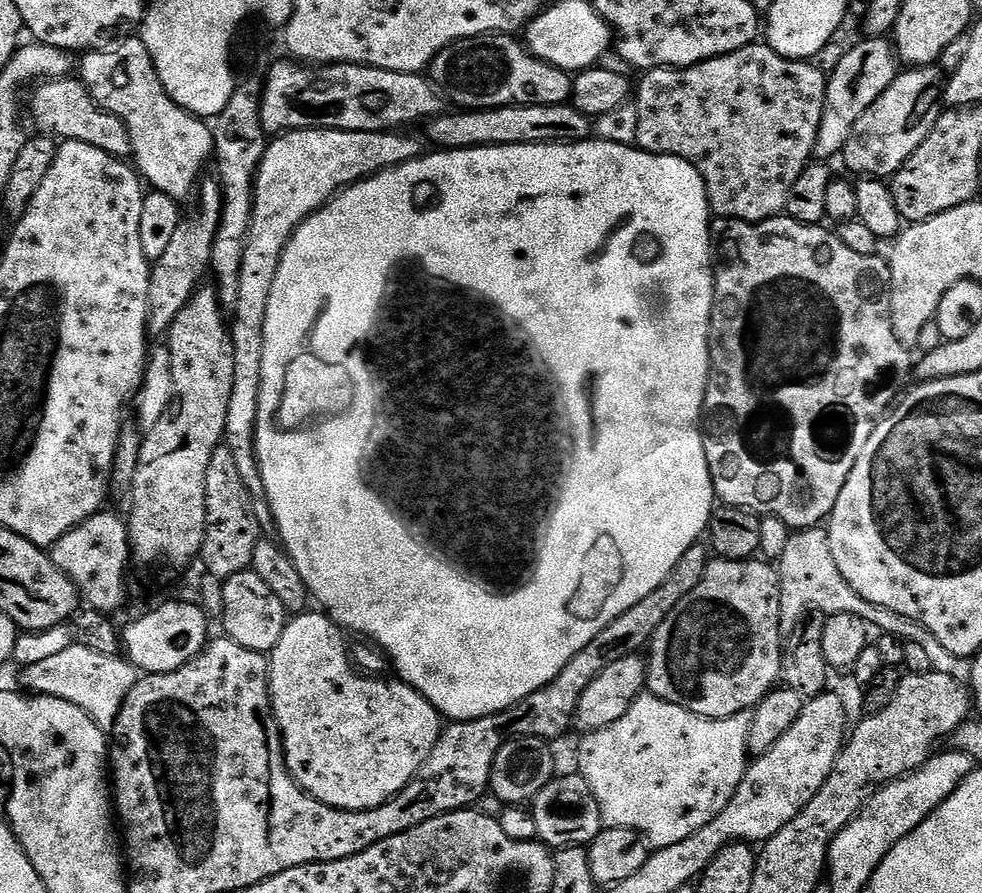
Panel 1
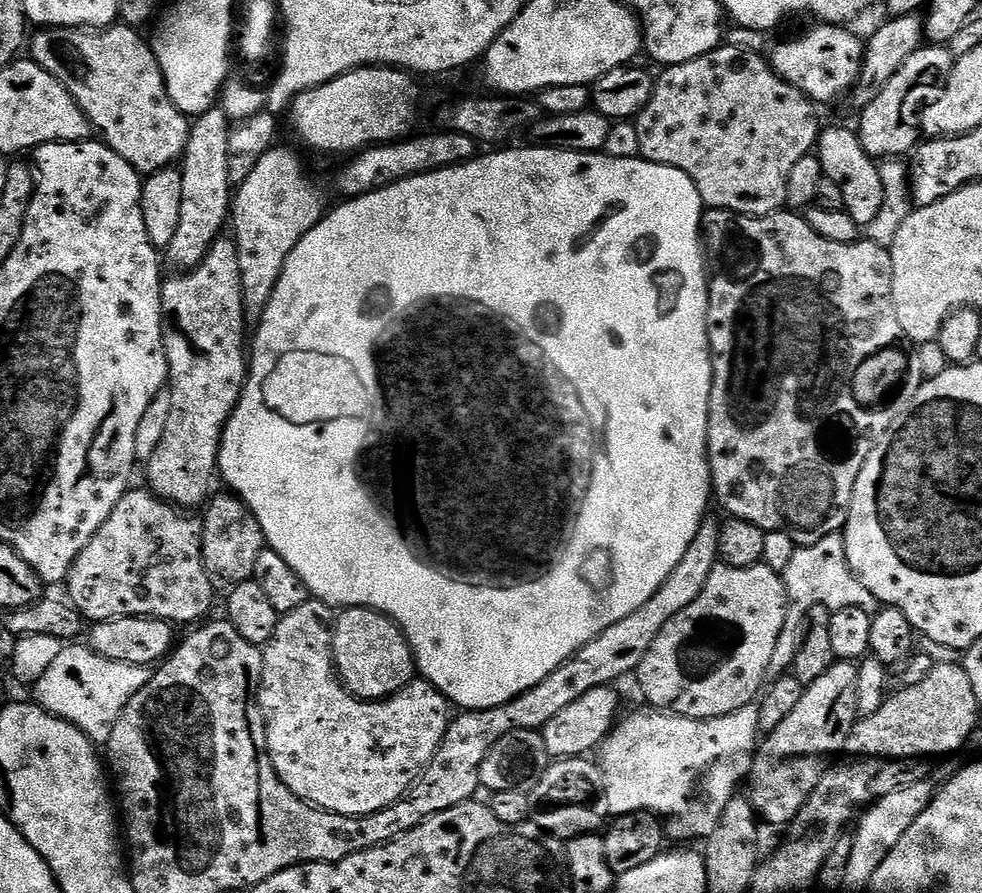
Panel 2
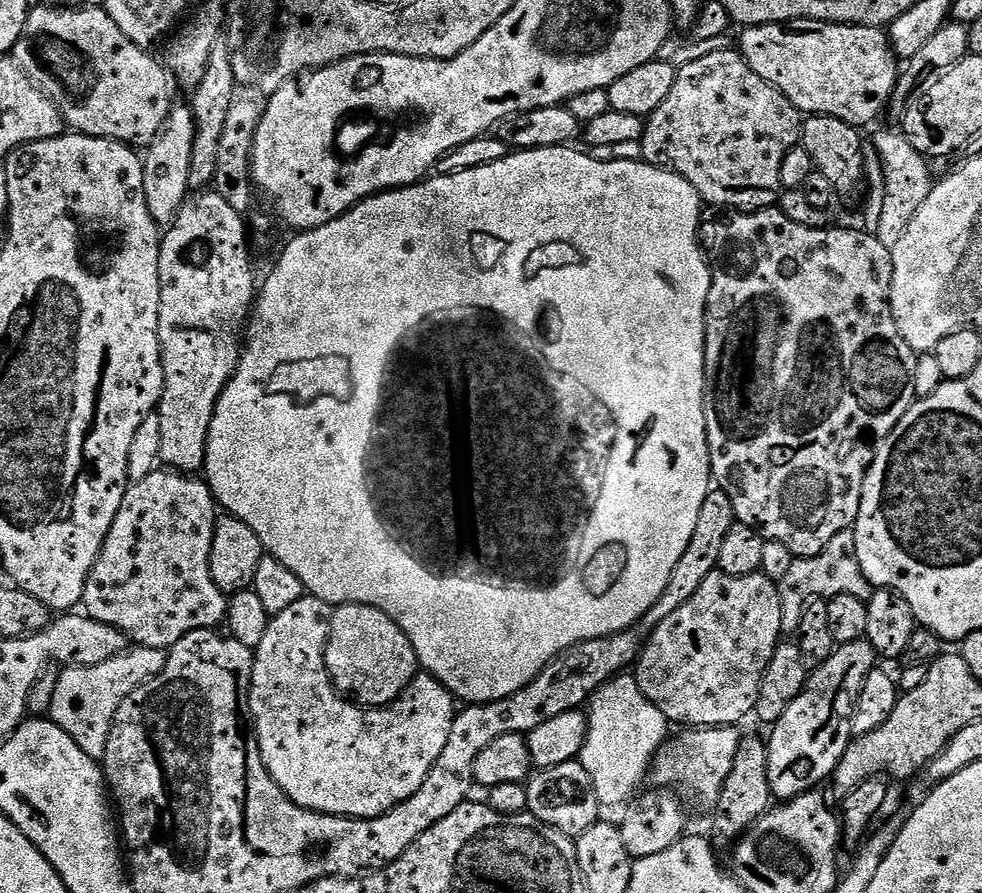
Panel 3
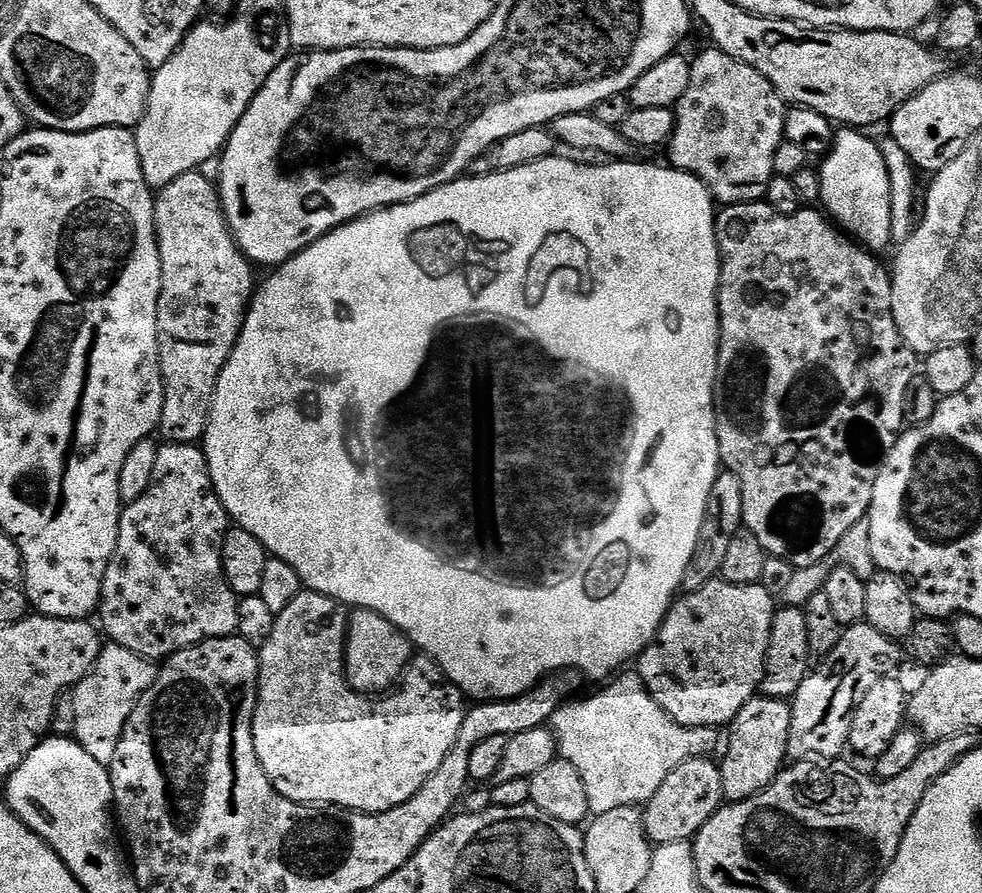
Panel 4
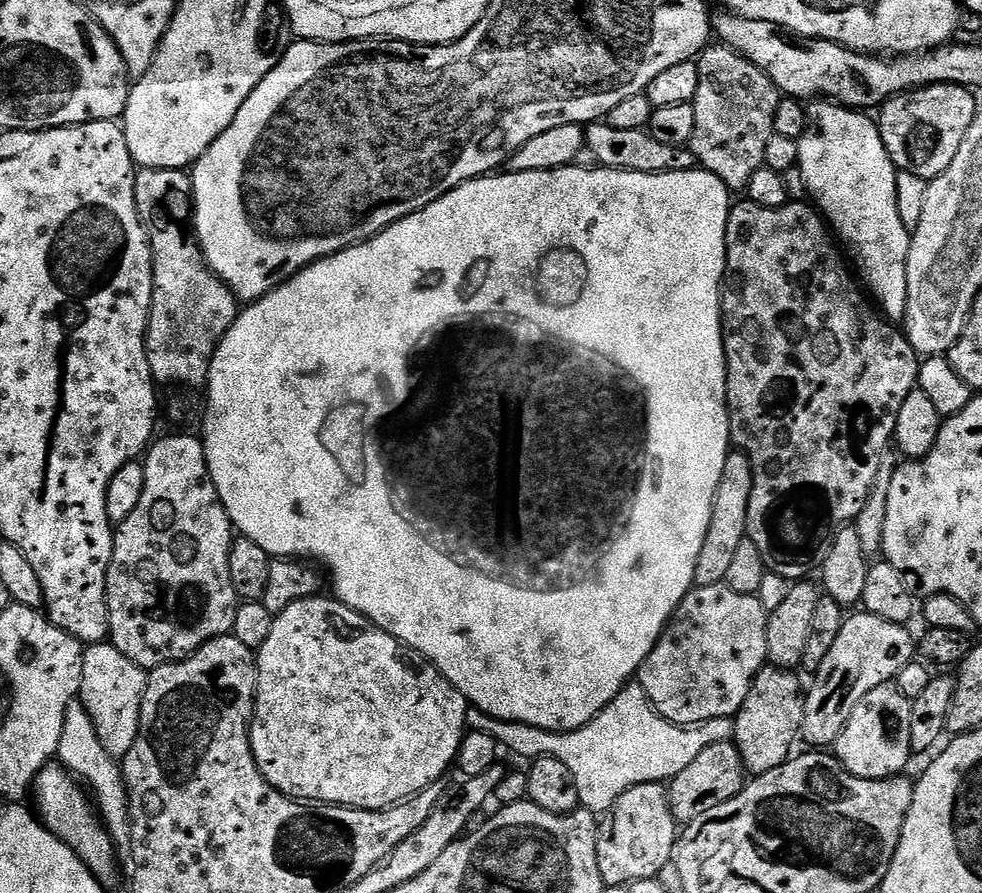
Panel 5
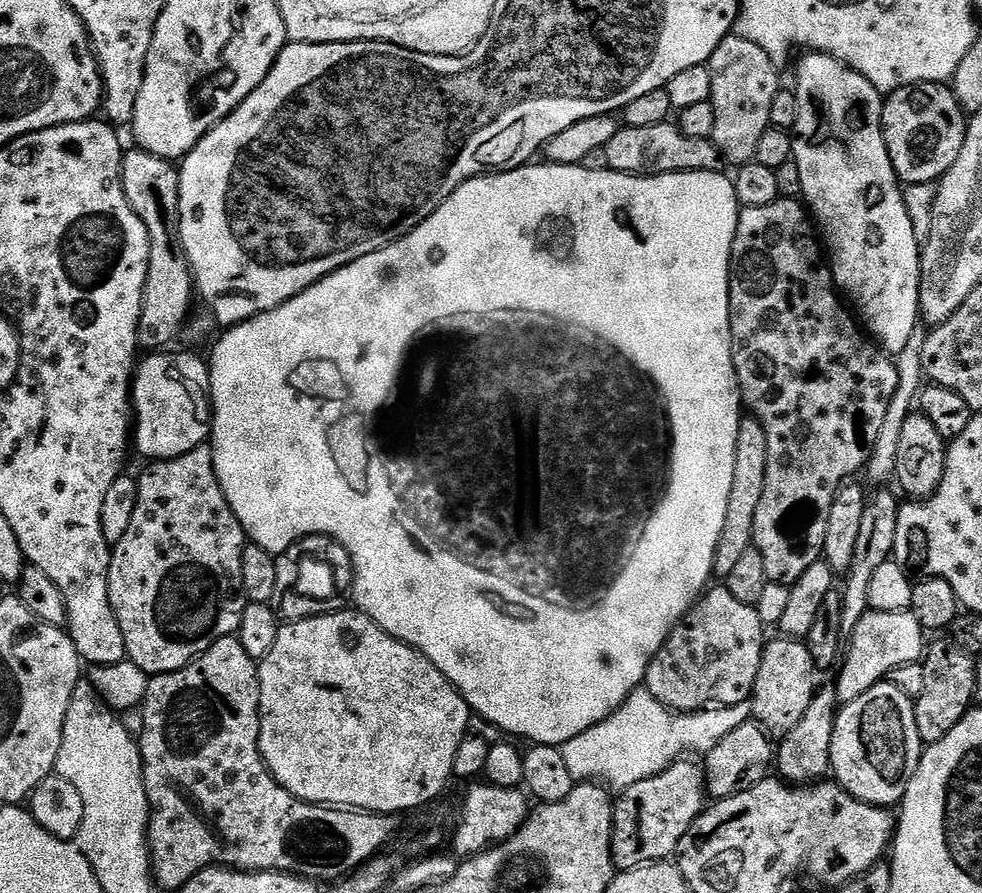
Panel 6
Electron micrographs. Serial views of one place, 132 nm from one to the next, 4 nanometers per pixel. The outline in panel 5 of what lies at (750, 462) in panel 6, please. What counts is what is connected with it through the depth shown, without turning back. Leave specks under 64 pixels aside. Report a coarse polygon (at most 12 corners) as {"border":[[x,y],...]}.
{"border":[[729,451],[695,587],[723,584],[748,534],[750,458]]}

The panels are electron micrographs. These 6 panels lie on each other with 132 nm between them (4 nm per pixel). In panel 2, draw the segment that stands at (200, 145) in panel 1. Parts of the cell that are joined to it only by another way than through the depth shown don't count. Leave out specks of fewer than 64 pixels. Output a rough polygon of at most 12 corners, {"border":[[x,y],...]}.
{"border":[[132,26],[44,28],[31,59],[141,174],[183,157],[152,45]]}

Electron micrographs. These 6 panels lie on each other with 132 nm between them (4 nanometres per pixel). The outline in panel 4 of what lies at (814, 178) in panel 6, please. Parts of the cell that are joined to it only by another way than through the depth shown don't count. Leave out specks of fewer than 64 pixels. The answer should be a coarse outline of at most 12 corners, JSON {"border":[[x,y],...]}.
{"border":[[860,130],[819,165],[823,211],[873,254],[893,243],[890,174]]}

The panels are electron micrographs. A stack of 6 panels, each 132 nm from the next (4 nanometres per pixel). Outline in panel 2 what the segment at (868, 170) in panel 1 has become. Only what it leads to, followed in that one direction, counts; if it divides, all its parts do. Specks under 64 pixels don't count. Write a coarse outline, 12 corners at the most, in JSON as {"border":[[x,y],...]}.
{"border":[[922,46],[859,113],[874,158],[904,158],[917,129],[904,128],[915,88],[947,84],[946,46]]}

